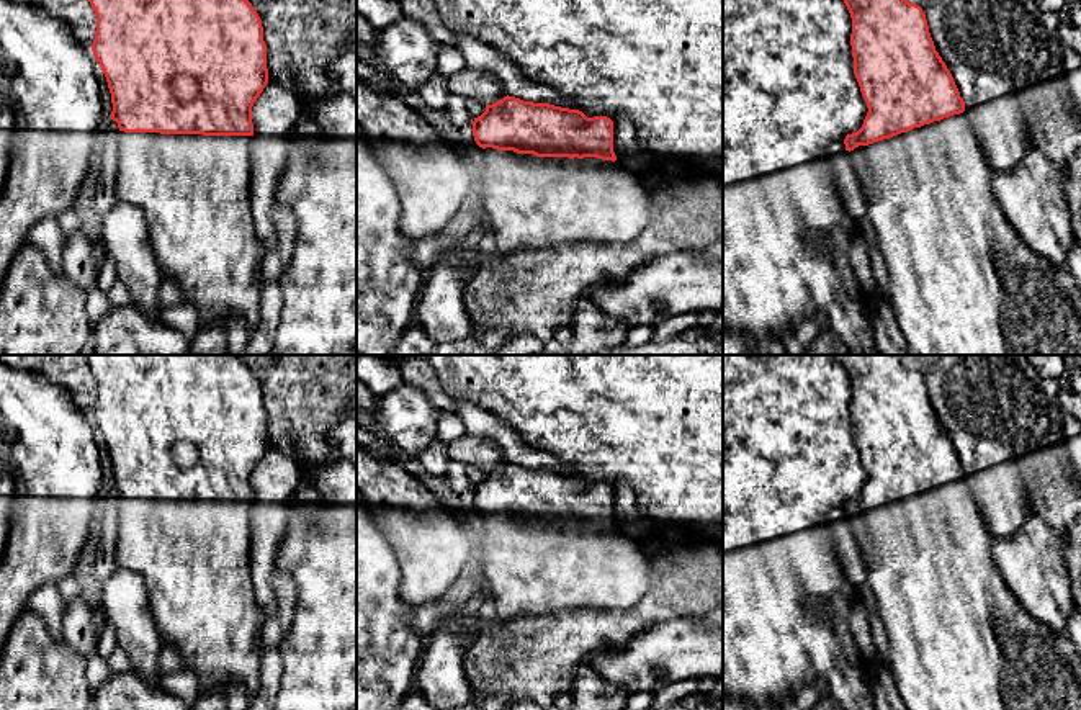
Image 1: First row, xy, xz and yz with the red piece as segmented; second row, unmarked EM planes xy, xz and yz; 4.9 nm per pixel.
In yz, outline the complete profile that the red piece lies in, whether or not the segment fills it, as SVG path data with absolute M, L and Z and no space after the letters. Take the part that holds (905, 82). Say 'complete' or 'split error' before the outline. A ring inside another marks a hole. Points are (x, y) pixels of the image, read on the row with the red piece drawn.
split error | M844 0L844 3L852 18L854 74L868 108L862 128L847 134L844 144L867 201L867 219L888 267L888 299L904 337L908 355L1081 355L1081 288L1066 267L1055 267L1035 254L1014 232L999 208L991 188L993 170L970 126L965 101L953 77L935 51L922 8L908 0Z

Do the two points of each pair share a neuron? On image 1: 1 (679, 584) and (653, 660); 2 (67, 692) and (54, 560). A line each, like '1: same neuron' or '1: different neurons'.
1: different neurons
2: different neurons

